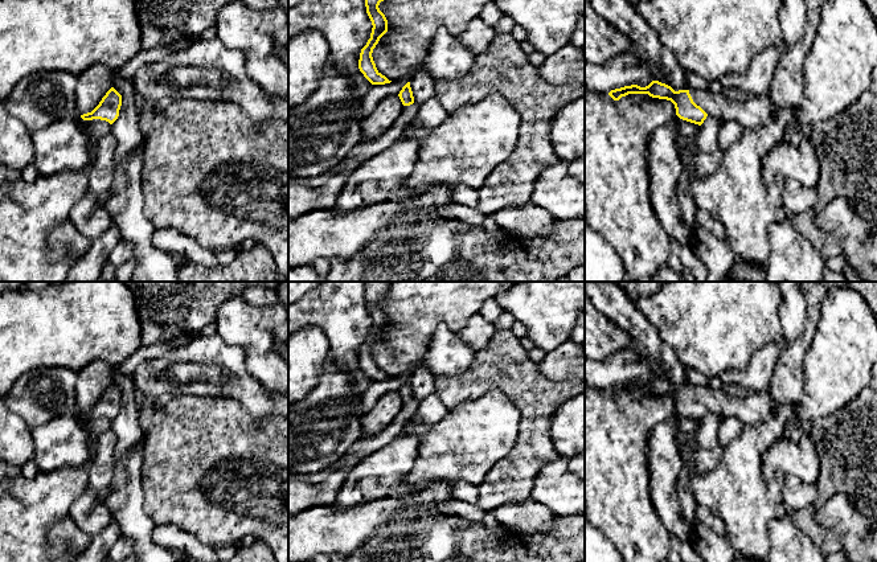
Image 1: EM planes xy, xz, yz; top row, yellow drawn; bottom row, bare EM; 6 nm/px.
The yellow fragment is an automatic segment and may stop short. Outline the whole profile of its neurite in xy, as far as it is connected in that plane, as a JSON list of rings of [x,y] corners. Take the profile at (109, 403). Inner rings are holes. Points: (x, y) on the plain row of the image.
[[[111,383],[102,394],[99,401],[87,410],[81,411],[83,417],[101,415],[112,421],[118,413],[122,402],[122,391]]]

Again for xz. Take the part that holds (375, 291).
[[[365,282],[365,303],[373,324],[370,335],[361,345],[358,365],[372,381],[385,381],[392,378],[377,366],[372,353],[373,345],[380,335],[388,328],[388,316],[378,301],[385,296],[389,286],[390,282]]]

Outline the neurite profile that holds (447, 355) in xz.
[[[440,324],[418,365],[427,365],[437,377],[458,376],[470,368],[475,353],[459,333]]]

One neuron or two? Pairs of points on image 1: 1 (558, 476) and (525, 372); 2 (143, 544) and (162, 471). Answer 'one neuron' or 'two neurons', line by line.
1: two neurons
2: two neurons

